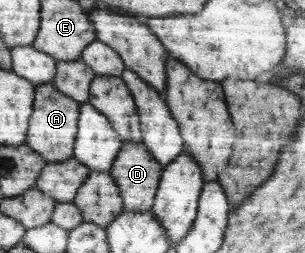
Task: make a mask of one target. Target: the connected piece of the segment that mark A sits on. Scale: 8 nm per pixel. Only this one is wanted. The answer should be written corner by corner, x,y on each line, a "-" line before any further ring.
53,82
35,86
35,110
28,127
27,144
33,152
40,153
47,164
63,162
75,155
76,136
79,134
80,105
61,93

